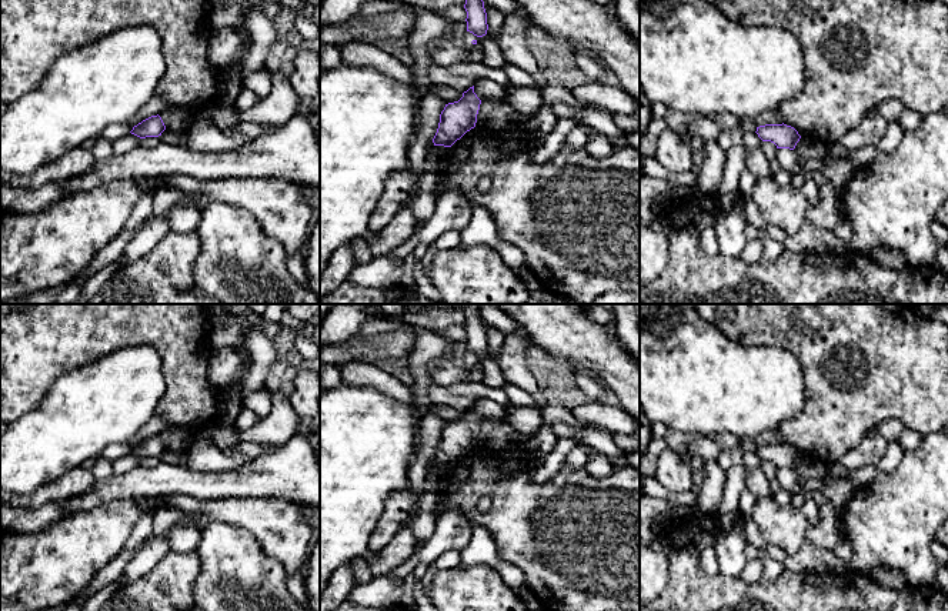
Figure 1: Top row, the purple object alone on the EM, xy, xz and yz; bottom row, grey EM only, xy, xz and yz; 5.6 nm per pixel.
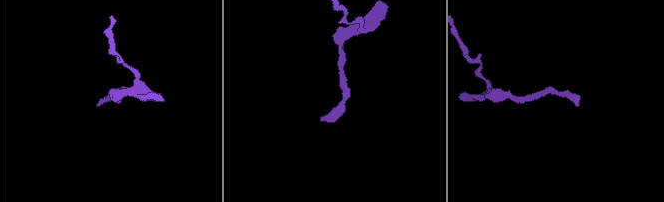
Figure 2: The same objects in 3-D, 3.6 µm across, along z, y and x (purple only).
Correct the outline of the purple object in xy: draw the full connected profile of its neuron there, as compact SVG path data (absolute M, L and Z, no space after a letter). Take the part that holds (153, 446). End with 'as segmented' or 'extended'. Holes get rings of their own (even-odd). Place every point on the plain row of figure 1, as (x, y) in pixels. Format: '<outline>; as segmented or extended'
M157 434L157 435L151 435L146 440L143 440L137 445L134 445L130 453L140 458L146 458L146 457L158 457L158 455L161 455L161 453L164 450L166 450L166 445L164 445L161 437Z; as segmented

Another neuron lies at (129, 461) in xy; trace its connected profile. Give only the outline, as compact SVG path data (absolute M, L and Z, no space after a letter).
M127 453L127 454L118 457L117 460L111 461L113 474L121 475L121 474L130 473L131 470L140 467L140 461L141 461L140 457L137 457L131 453Z

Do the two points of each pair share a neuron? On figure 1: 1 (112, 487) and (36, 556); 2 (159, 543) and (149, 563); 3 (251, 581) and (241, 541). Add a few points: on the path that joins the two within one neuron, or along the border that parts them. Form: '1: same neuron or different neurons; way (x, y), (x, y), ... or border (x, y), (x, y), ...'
1: different neurons; border (119, 500), (69, 514)
2: same neuron; way (159, 547), (149, 558)
3: same neuron; way (241, 571), (241, 551)

